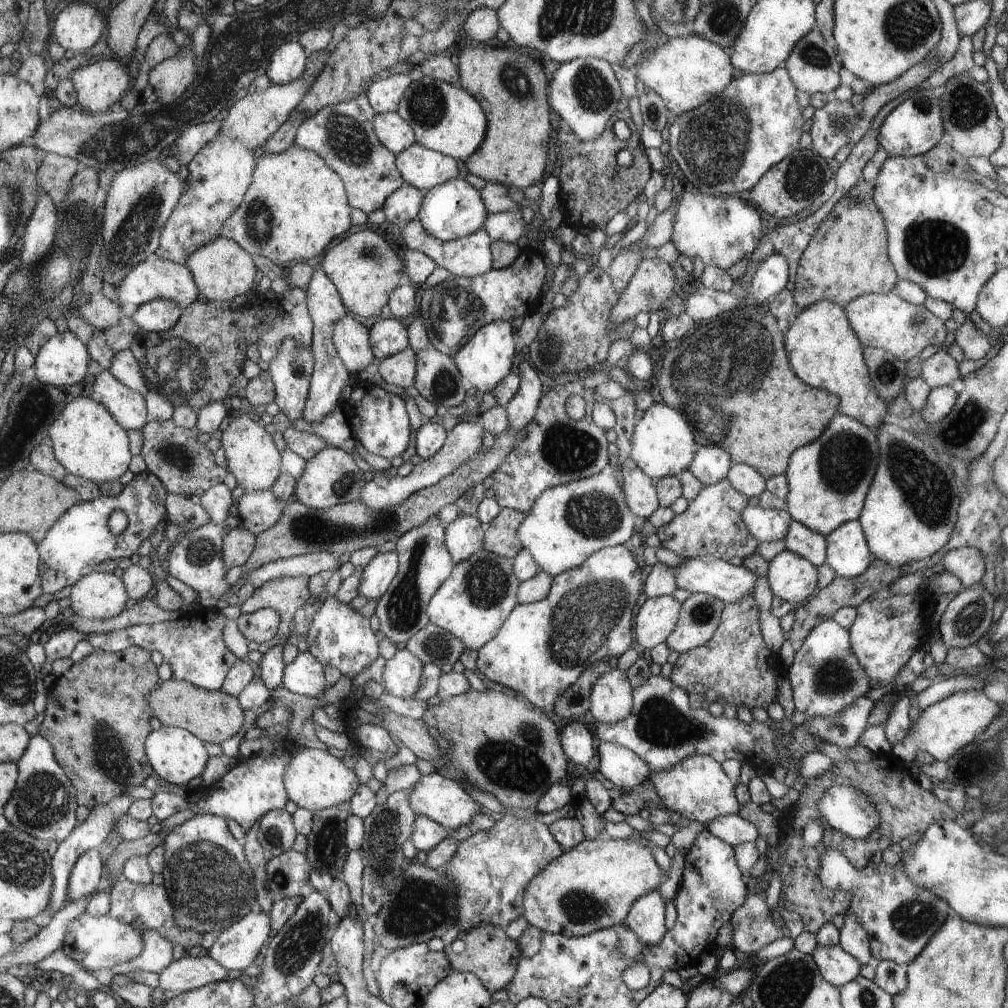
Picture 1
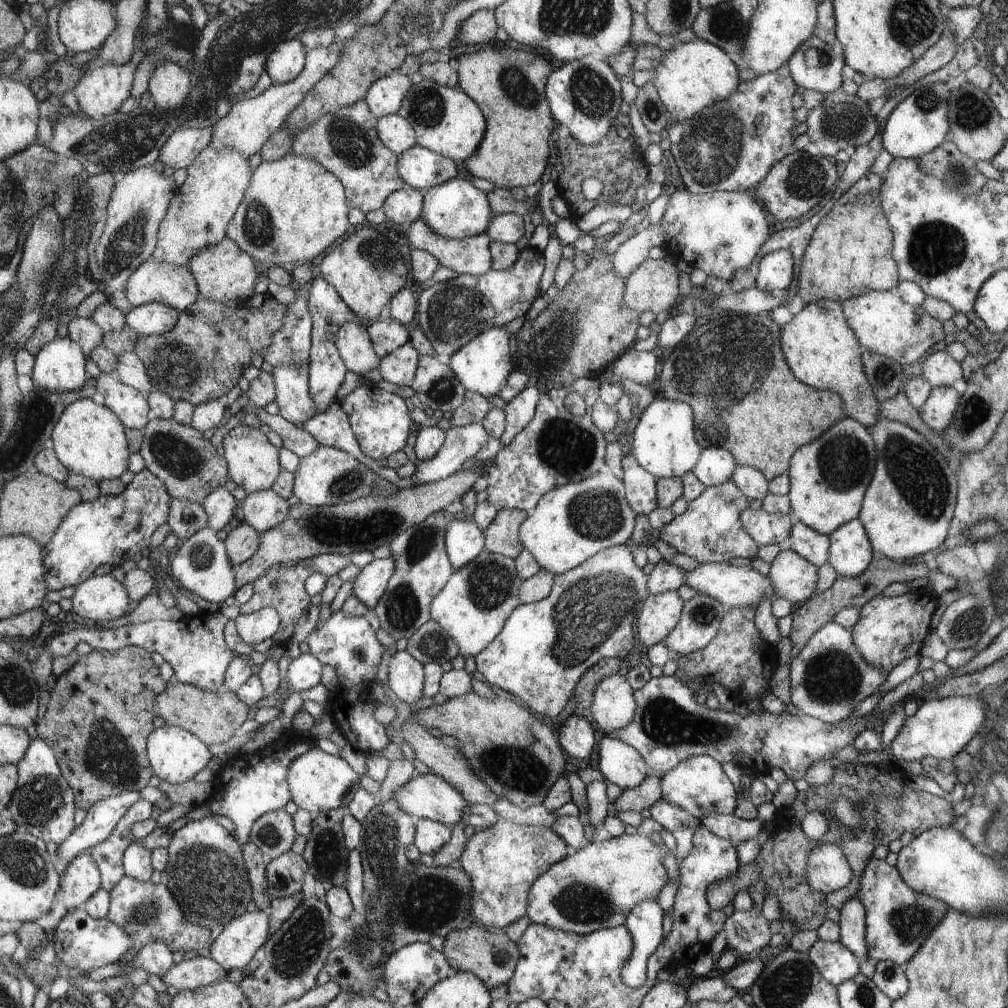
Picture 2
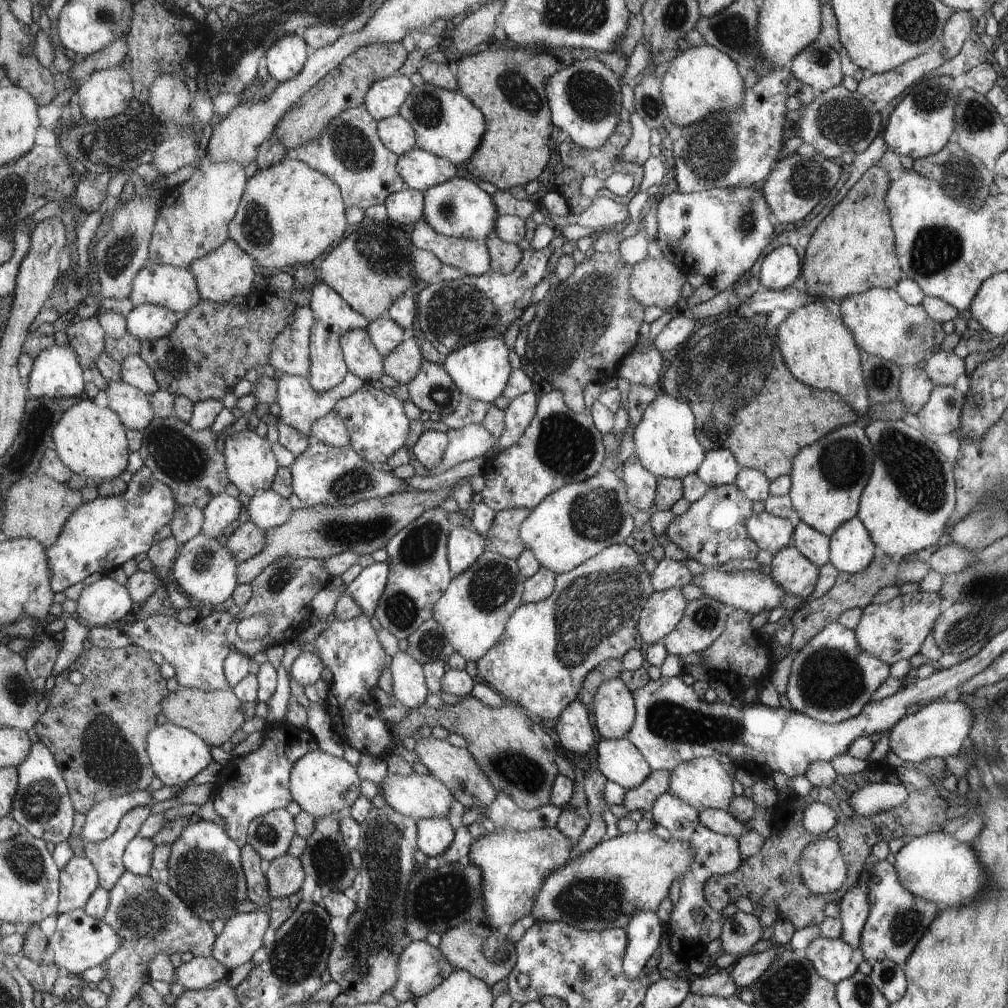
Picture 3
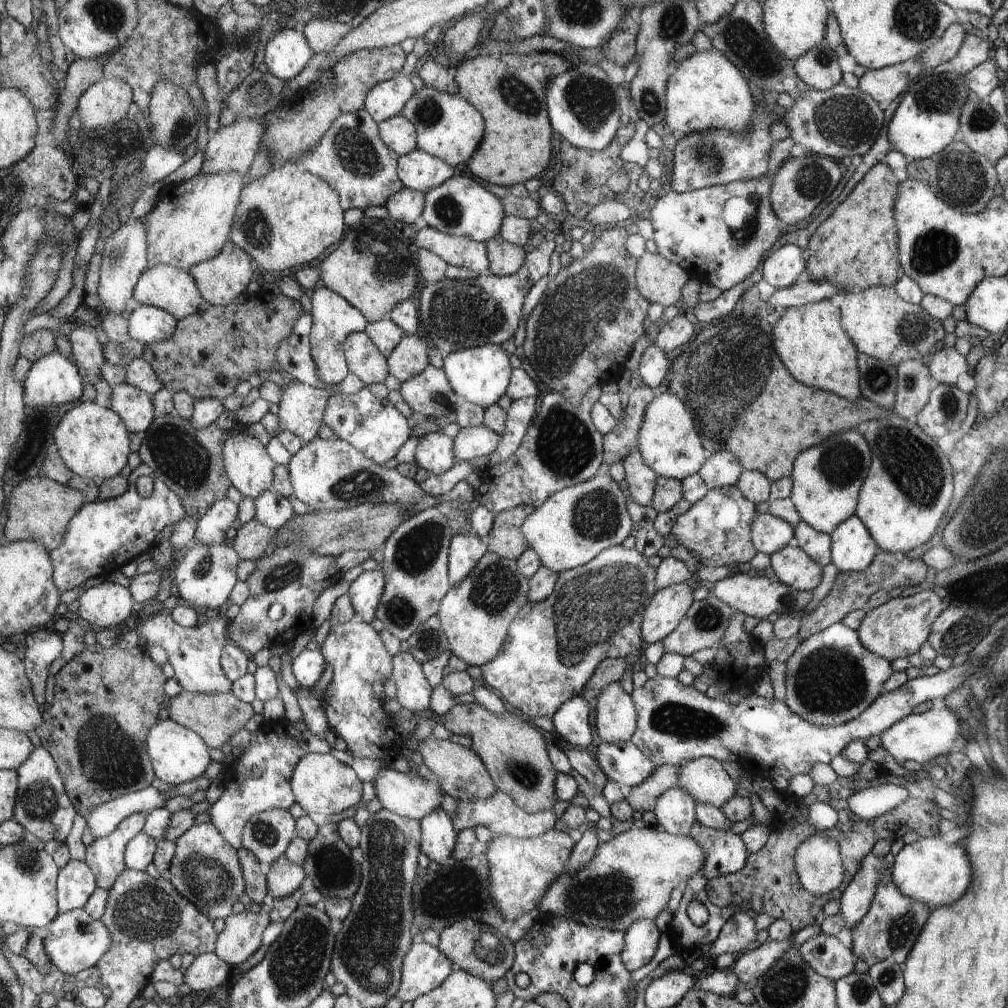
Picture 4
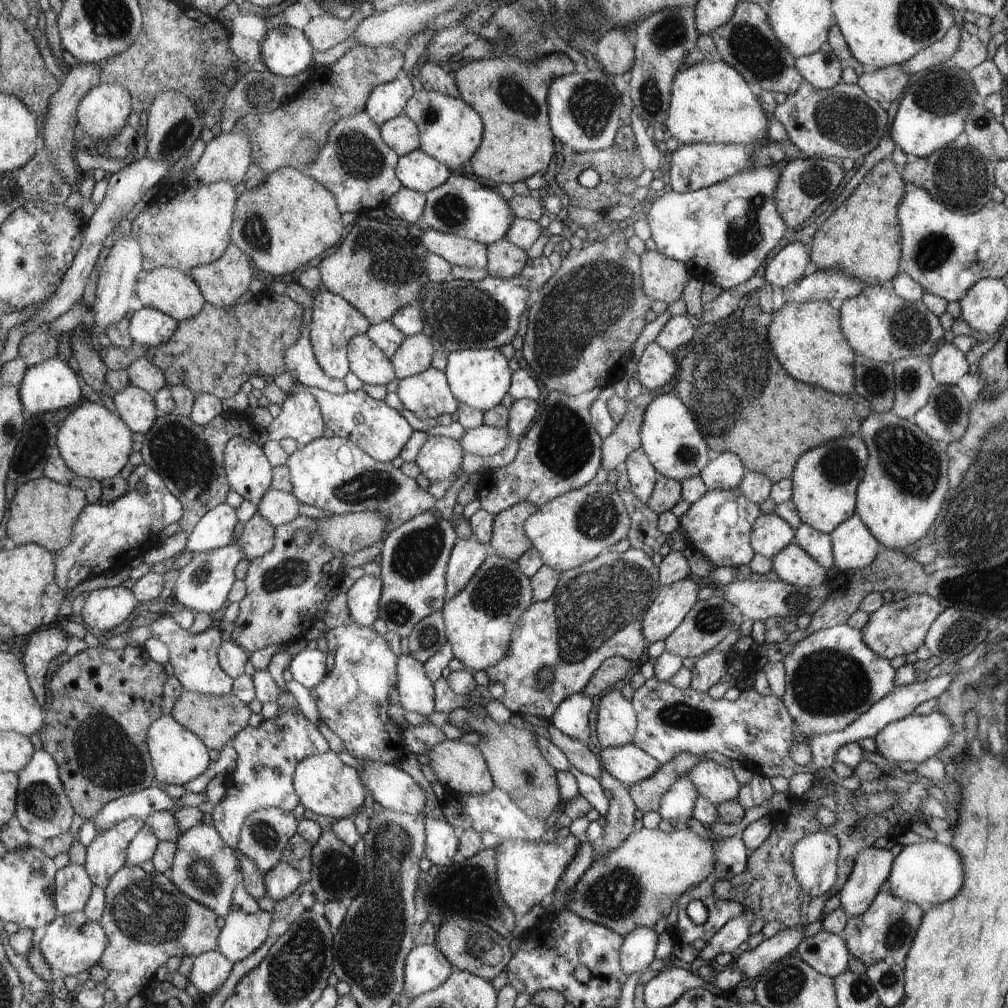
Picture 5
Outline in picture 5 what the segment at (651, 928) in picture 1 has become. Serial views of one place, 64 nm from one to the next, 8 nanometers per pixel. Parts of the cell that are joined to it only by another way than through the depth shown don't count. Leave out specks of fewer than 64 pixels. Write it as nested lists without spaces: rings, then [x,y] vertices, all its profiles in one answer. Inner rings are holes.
[[[636,928],[632,934],[625,936],[624,946],[621,947],[621,967],[627,977],[633,973],[648,969],[654,960],[658,933],[653,928]]]

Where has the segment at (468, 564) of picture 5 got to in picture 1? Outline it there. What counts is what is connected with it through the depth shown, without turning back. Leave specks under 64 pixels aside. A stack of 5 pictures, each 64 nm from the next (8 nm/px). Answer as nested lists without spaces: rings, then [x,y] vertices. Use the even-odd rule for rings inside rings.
[[[462,512],[453,522],[446,524],[445,545],[454,564],[464,563],[483,548],[484,528],[479,517]]]

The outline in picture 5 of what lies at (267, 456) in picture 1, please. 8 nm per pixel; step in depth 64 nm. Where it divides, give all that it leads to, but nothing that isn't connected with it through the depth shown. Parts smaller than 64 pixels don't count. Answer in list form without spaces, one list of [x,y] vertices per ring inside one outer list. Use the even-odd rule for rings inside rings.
[[[234,437],[225,447],[230,488],[252,504],[260,504],[272,488],[271,461],[253,440]]]

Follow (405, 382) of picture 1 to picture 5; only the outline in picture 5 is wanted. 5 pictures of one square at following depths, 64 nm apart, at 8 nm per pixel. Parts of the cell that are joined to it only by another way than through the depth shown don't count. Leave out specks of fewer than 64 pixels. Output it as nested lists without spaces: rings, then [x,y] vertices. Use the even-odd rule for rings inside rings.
[[[418,333],[405,337],[397,354],[390,358],[397,368],[397,378],[418,376],[433,366],[434,346],[426,334]]]

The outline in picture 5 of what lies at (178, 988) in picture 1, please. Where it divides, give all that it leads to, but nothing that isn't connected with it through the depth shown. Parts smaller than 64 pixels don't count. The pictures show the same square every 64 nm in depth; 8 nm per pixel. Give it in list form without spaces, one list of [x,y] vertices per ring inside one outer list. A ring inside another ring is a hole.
[[[217,950],[203,952],[194,957],[189,982],[196,986],[202,998],[209,997],[228,980],[233,966],[234,963]]]

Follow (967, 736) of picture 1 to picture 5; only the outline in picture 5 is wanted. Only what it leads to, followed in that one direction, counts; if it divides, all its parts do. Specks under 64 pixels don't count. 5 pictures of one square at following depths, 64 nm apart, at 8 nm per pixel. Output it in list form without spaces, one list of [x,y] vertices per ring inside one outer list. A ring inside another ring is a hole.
[[[935,709],[928,715],[916,716],[912,713],[906,718],[890,722],[874,739],[876,752],[891,764],[906,761],[920,764],[946,748],[952,742],[953,734],[950,720]]]

